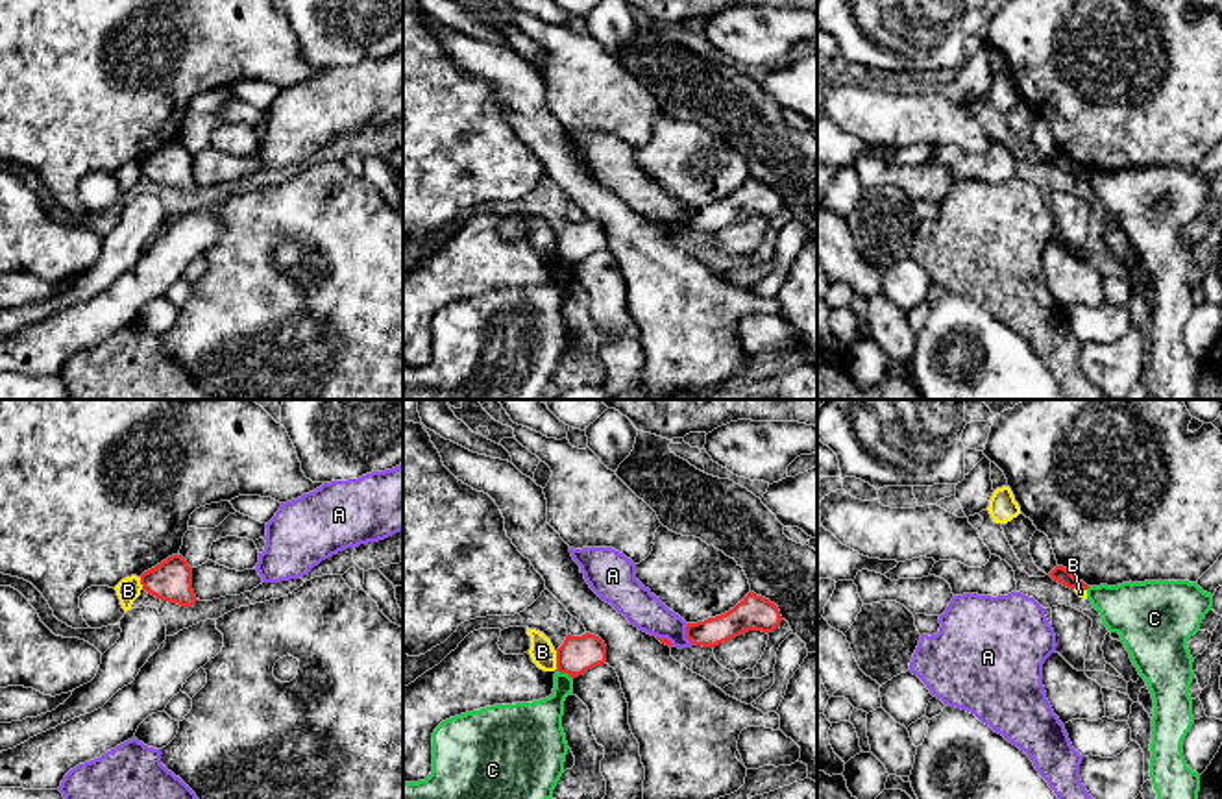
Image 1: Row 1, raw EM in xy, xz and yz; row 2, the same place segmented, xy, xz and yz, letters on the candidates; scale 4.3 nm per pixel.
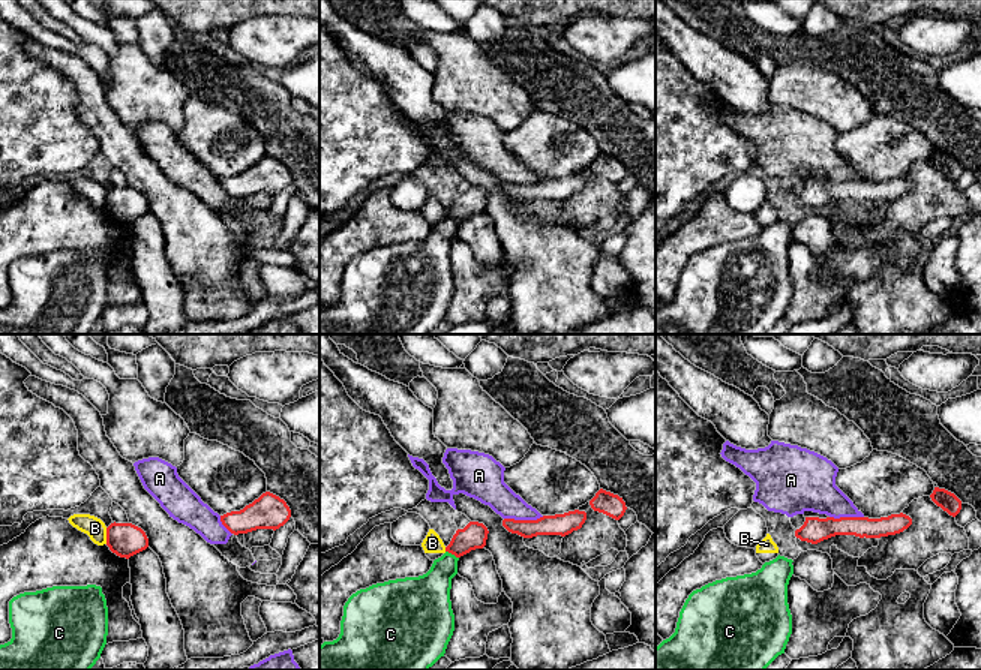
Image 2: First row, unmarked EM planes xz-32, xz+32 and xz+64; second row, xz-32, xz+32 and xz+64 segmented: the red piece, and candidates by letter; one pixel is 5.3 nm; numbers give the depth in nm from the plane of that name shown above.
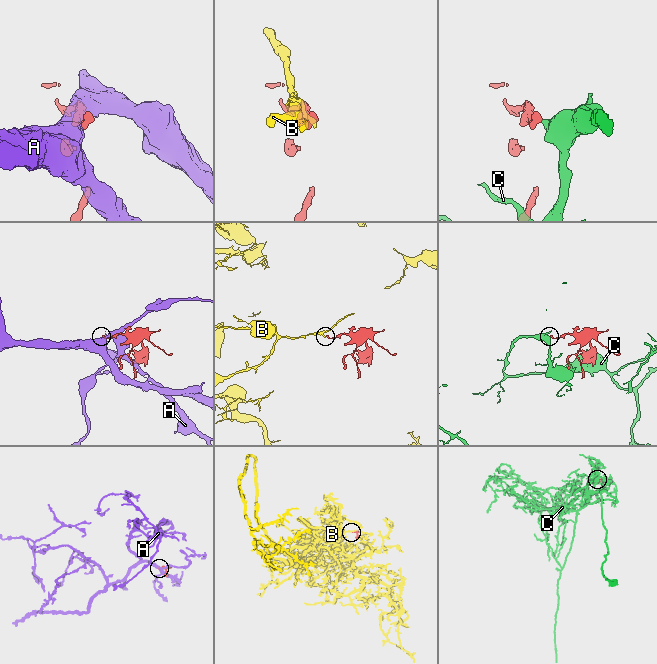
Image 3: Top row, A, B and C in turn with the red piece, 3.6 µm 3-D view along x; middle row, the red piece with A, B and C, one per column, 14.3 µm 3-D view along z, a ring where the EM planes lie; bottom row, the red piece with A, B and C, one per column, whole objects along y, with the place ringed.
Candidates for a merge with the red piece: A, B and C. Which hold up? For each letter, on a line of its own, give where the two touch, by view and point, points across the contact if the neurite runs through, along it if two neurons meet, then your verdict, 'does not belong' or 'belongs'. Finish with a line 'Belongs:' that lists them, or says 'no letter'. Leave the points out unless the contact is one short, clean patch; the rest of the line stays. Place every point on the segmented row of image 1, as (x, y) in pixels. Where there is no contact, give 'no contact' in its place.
A: meets red in xz at (686, 635); does not belong
B: meets red in xz at (557, 661); border along xz (555, 651), (557, 668); does not belong
C: meets red in xz at (564, 672); does not belong
Belongs: no letter

